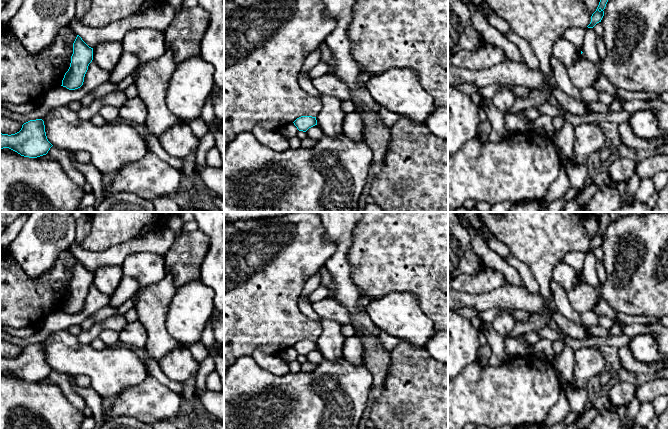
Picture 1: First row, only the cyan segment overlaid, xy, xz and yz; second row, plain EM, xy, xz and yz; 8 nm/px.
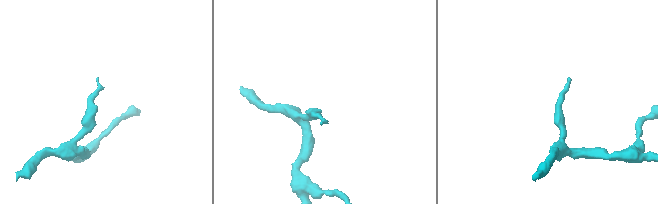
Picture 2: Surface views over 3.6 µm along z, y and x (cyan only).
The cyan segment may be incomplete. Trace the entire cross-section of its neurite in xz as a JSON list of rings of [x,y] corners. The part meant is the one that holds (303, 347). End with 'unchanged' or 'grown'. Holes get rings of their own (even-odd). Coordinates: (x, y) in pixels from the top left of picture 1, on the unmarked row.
[[[301,340],[297,342],[293,347],[299,355],[306,356],[309,352],[317,349],[317,344],[316,341]]] | unchanged

